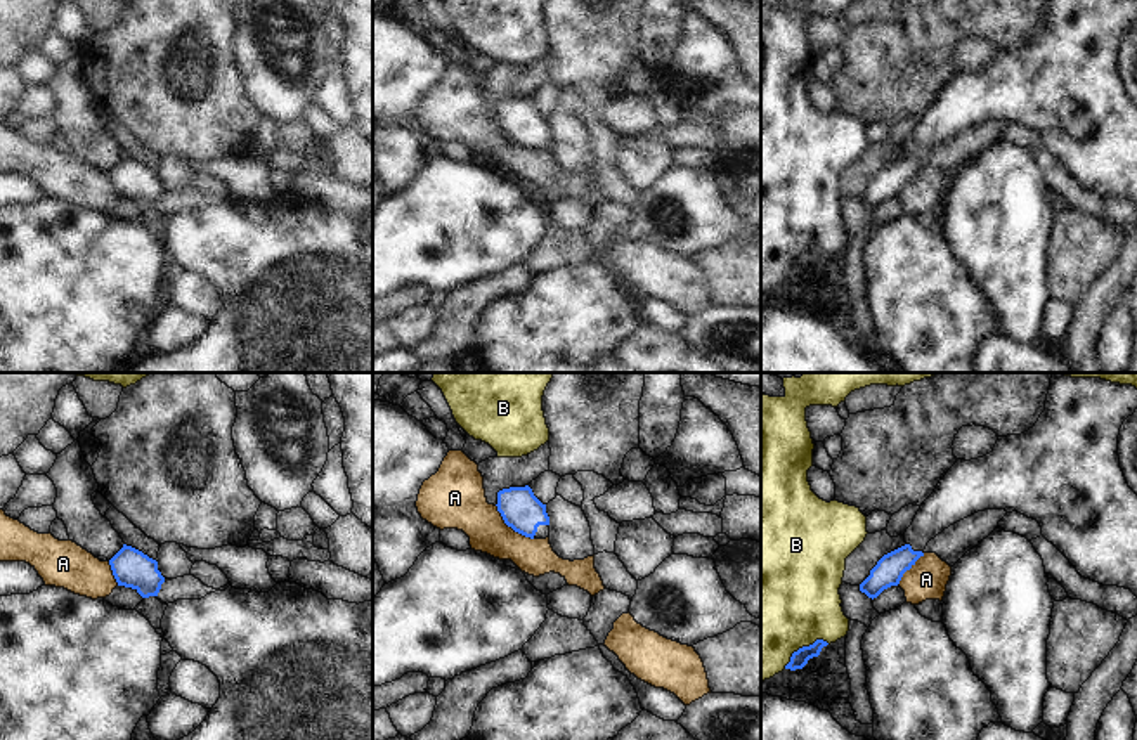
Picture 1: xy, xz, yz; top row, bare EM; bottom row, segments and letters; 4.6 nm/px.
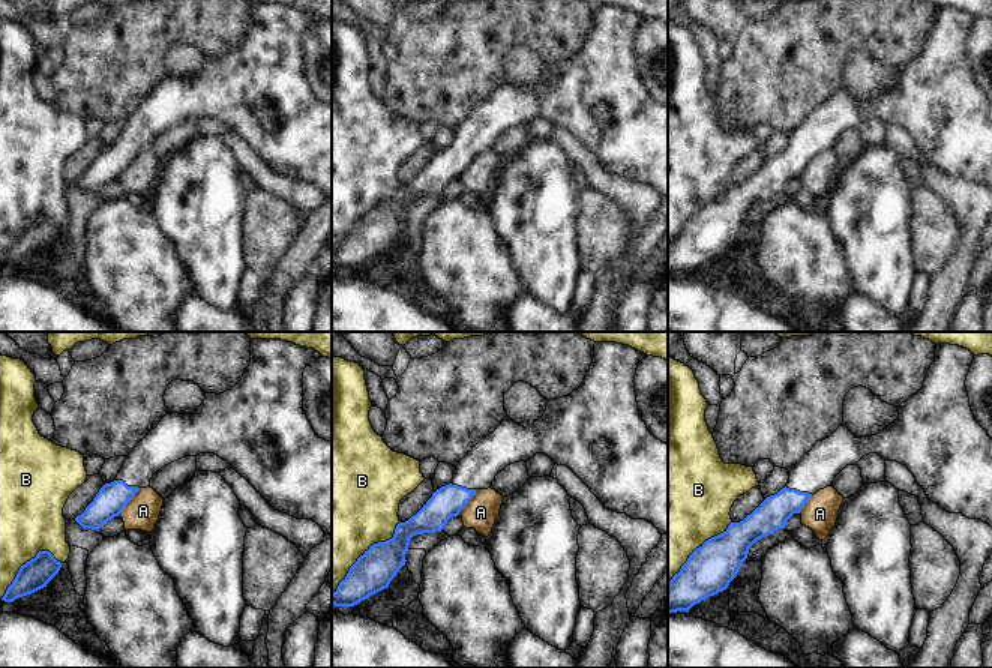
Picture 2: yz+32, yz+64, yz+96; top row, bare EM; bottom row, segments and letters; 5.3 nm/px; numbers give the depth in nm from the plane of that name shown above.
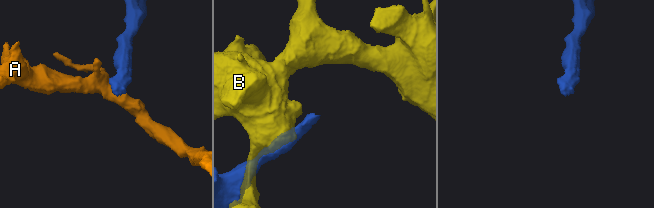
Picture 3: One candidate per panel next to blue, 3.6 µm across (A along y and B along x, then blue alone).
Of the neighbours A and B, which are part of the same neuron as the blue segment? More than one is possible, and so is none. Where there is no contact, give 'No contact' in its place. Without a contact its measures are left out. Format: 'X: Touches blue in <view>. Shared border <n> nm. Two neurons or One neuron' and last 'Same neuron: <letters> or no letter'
A: Touches blue in xz. Shared border 240 nm. Two neurons
B: Touches blue in yz. Shared border 240 nm. Two neurons
Same neuron: no letter.

